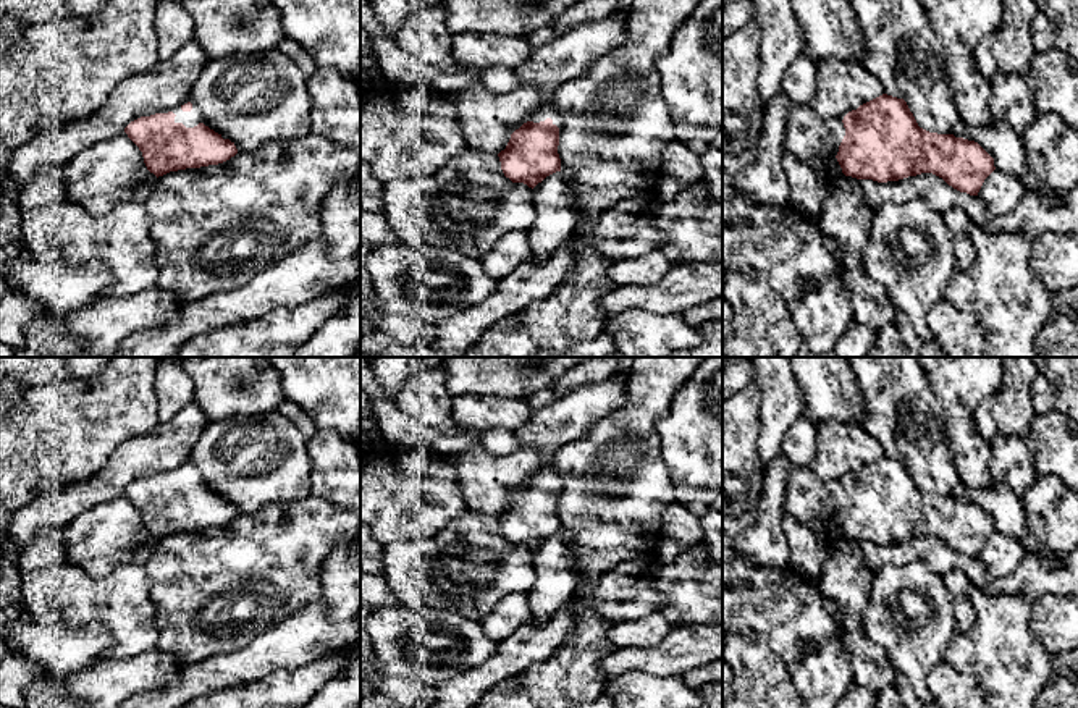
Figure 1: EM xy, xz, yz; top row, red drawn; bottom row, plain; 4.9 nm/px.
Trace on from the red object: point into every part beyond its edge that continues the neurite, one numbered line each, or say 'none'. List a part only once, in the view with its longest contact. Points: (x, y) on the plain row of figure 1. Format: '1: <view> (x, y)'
1: yz (813, 501)

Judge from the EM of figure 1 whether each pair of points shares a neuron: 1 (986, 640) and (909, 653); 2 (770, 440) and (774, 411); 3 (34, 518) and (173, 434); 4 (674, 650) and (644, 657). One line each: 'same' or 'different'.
1: different
2: same
3: same
4: same

